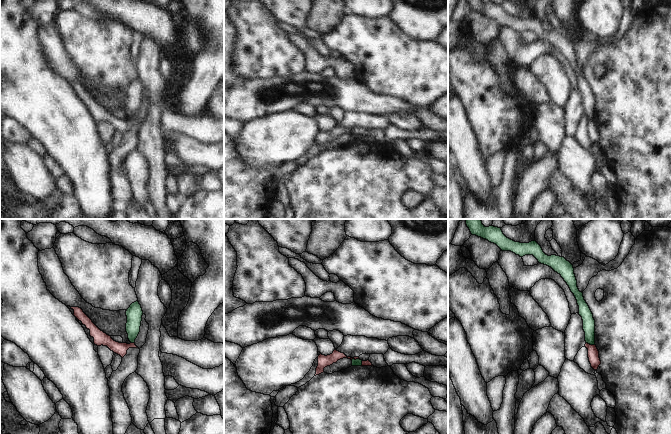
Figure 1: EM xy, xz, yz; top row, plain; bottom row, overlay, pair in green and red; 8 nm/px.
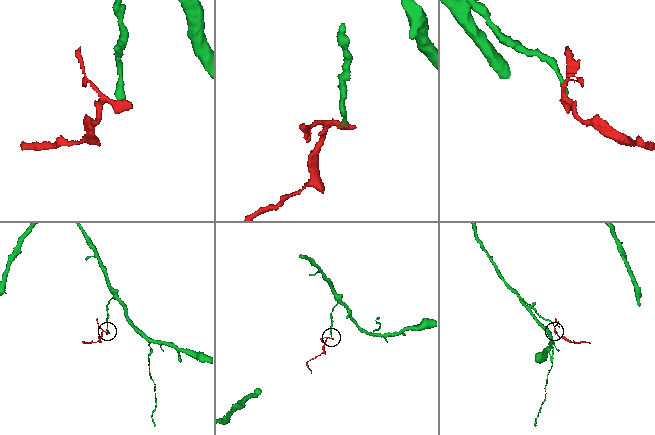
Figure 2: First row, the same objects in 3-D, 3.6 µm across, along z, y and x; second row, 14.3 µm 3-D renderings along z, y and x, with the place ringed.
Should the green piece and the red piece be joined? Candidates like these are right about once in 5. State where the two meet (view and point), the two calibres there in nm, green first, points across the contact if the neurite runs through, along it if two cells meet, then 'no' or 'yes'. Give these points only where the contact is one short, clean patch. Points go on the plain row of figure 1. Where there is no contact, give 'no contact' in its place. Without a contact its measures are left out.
meets green in yz at (590, 120); 100 nm thick on the green side, 100 nm on the other; border along yz (586, 118), (594, 121); no

